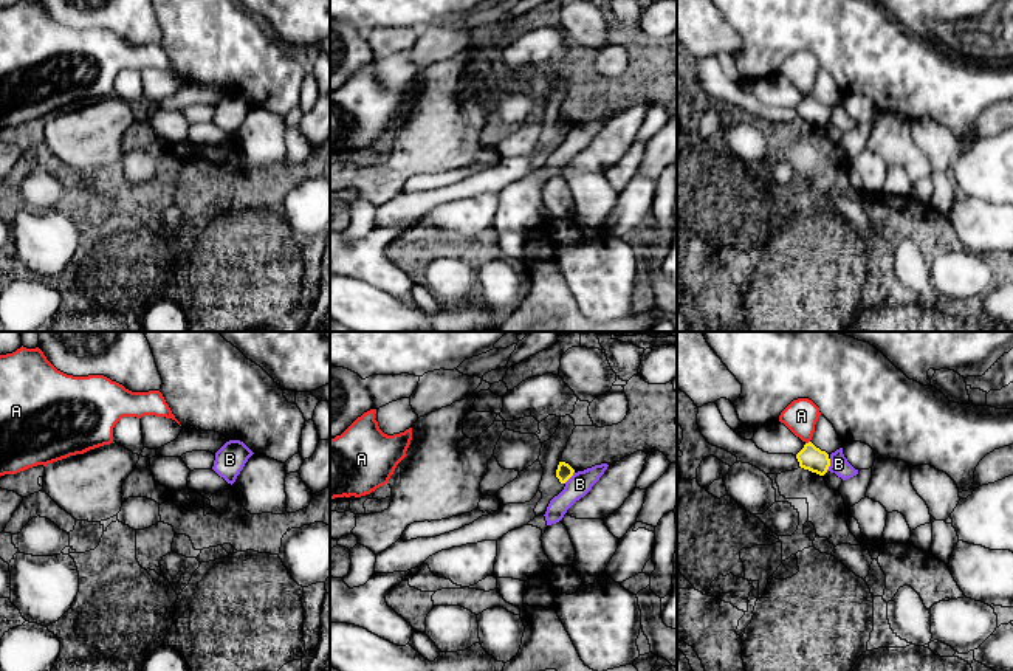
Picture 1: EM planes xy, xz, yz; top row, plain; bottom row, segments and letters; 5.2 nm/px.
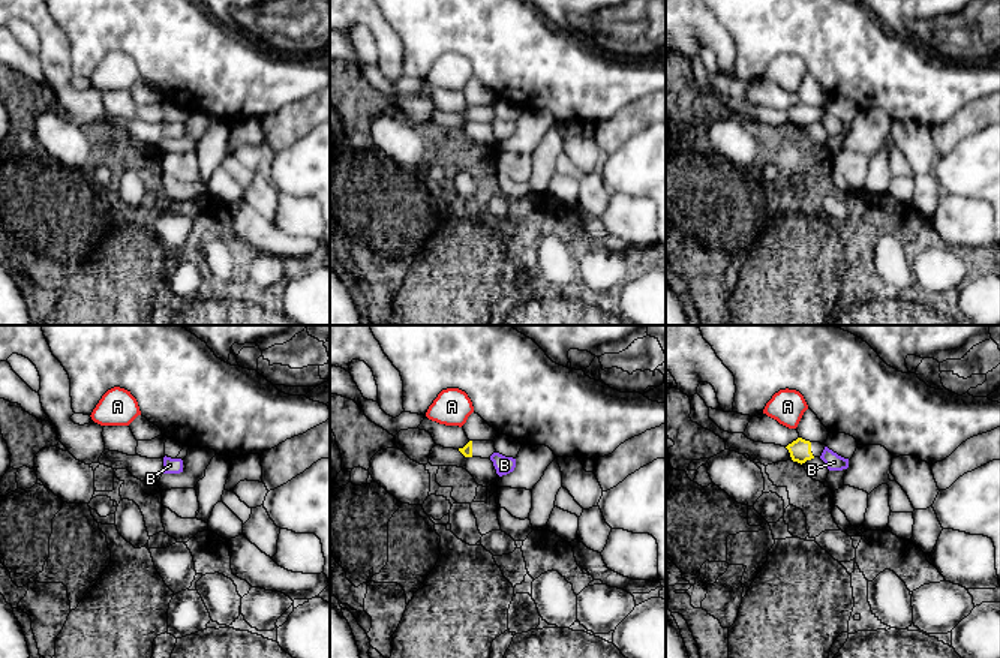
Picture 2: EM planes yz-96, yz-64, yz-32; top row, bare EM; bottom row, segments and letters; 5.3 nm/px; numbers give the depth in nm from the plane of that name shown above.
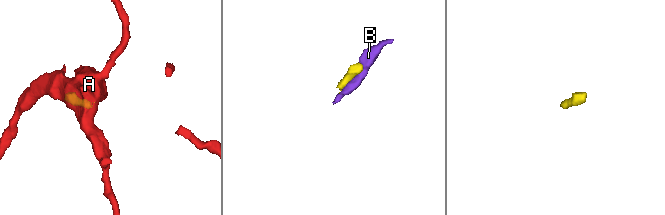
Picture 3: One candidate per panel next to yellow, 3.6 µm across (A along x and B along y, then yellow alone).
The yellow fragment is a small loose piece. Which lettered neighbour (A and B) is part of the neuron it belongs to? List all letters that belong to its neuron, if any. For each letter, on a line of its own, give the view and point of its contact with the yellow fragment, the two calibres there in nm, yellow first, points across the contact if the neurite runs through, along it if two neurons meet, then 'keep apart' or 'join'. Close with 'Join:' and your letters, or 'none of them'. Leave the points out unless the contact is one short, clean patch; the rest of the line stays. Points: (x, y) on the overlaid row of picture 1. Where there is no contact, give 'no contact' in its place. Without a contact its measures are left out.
A: contact yz (809, 442); calibres 130 and 170 nm; border yz (809, 440), (806, 443); keep apart
B: contact yz (829, 465); calibres 130 and 100 nm; keep apart
Join: none of them

